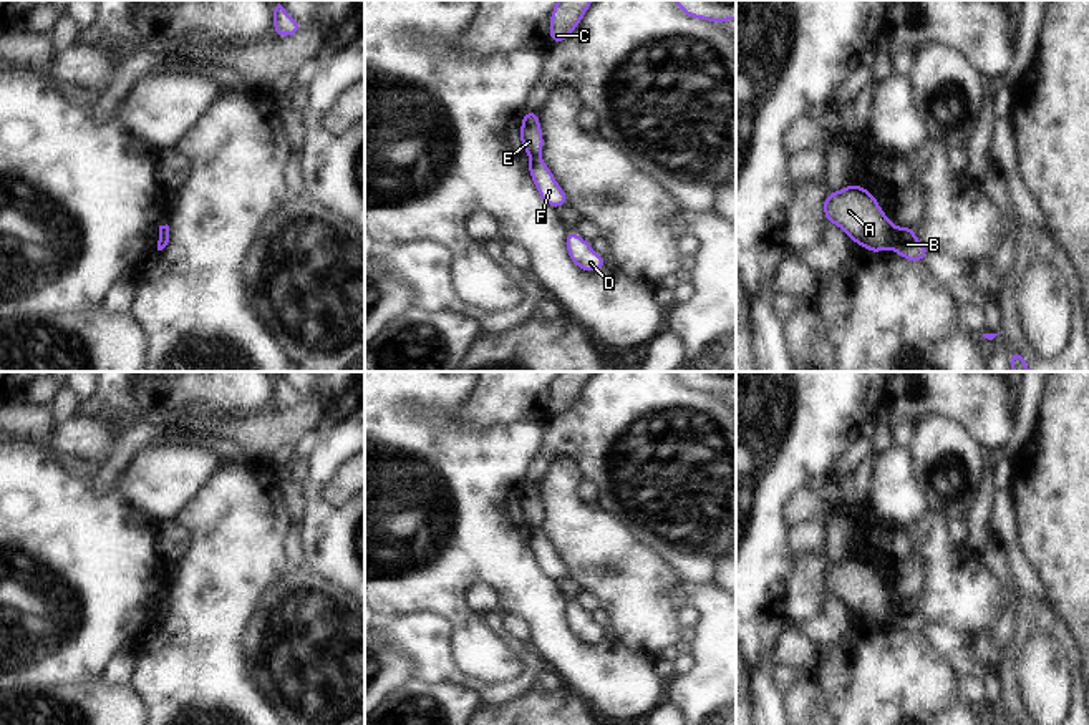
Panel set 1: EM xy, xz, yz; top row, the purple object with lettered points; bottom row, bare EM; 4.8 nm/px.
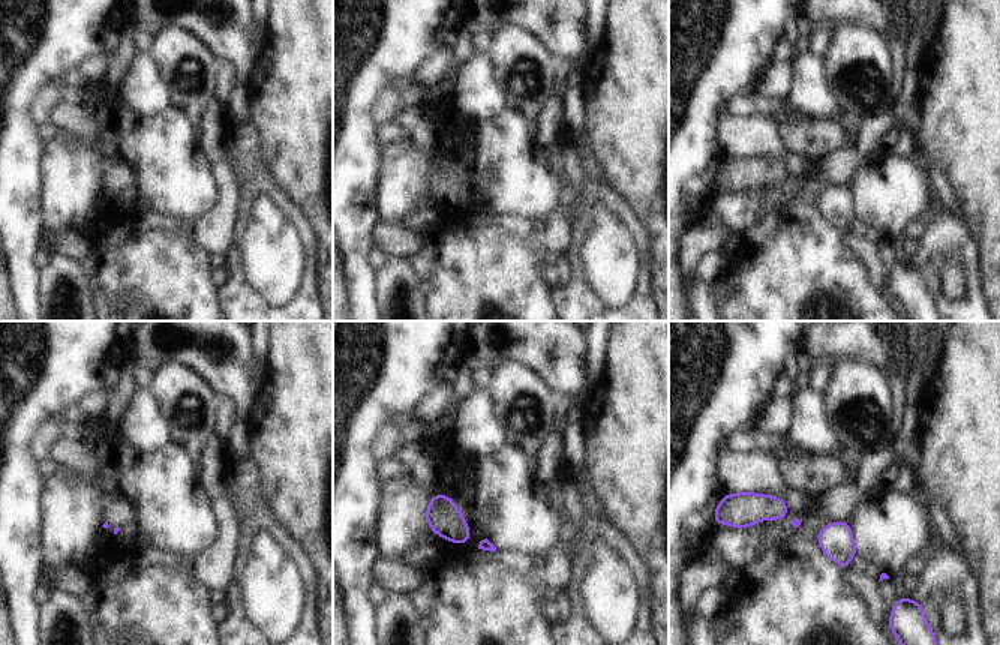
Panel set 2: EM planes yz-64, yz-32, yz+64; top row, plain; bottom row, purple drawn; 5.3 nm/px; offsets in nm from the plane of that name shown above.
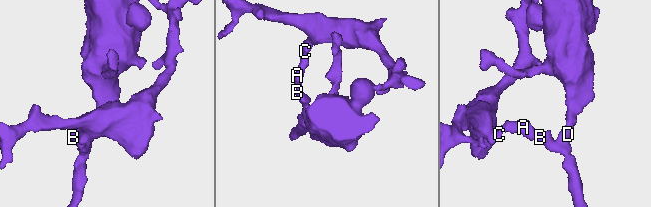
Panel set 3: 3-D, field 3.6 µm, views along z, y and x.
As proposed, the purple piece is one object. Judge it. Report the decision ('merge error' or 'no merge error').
merge error

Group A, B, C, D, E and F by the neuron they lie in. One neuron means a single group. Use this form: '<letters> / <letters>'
A C E / B D F

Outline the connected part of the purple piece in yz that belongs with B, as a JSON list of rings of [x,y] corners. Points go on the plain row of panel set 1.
[[[910,597],[897,599],[892,606],[890,620],[910,634],[920,634],[932,622],[925,619]]]

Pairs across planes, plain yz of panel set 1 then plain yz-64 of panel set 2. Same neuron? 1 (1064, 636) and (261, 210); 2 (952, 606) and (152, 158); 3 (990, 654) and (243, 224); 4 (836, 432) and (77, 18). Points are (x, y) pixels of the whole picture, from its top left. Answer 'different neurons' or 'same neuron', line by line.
1: different neurons
2: same neuron
3: different neurons
4: same neuron

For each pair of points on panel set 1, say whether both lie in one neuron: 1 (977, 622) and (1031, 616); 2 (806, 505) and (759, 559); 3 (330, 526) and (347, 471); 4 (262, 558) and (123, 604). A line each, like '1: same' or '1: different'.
1: different
2: different
3: different
4: different

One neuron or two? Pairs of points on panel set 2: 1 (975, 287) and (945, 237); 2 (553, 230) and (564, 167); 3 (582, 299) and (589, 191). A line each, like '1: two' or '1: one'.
1: one
2: one
3: one

